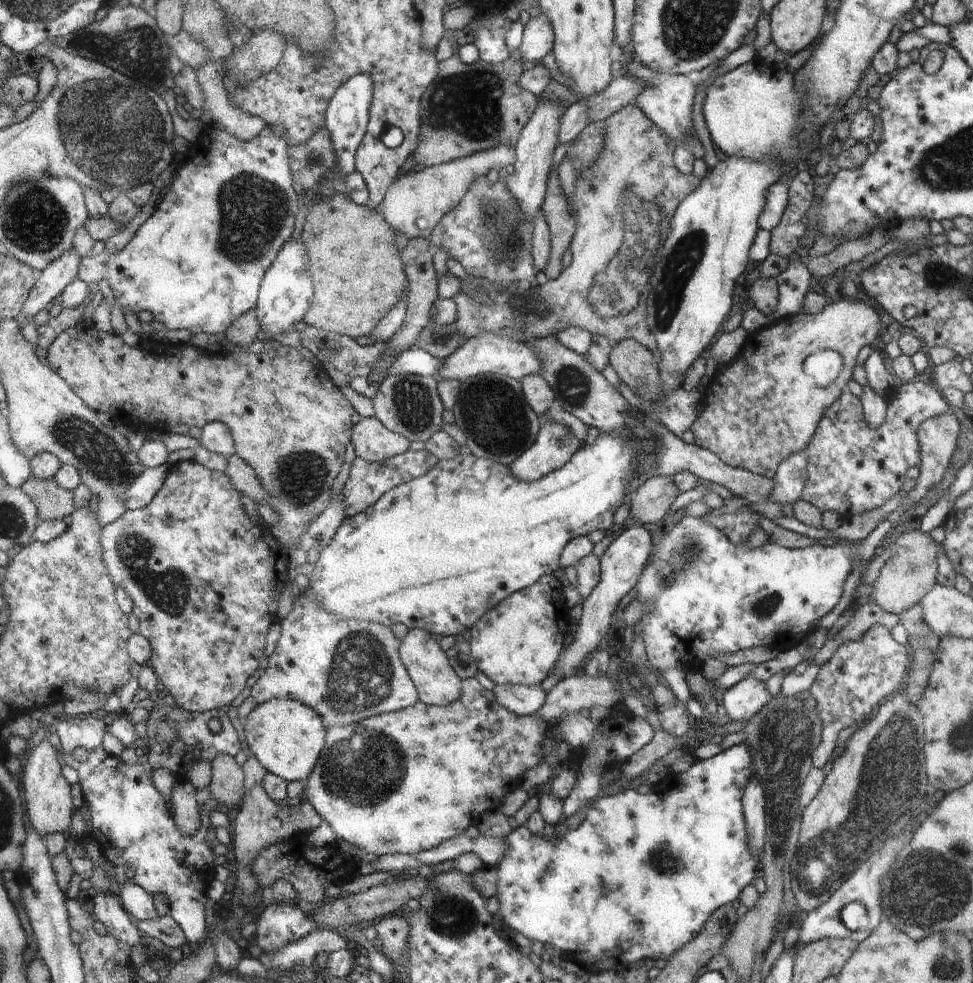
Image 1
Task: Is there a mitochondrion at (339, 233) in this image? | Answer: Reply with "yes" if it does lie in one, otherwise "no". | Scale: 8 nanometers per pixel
no

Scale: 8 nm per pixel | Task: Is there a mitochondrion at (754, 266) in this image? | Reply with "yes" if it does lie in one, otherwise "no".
no

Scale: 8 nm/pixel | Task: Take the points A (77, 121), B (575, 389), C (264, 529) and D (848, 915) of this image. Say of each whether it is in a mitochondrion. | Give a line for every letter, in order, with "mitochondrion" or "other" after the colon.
A: mitochondrion
B: mitochondrion
C: other
D: mitochondrion

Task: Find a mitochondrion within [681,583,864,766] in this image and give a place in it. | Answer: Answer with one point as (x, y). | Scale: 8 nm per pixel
(769, 602)

